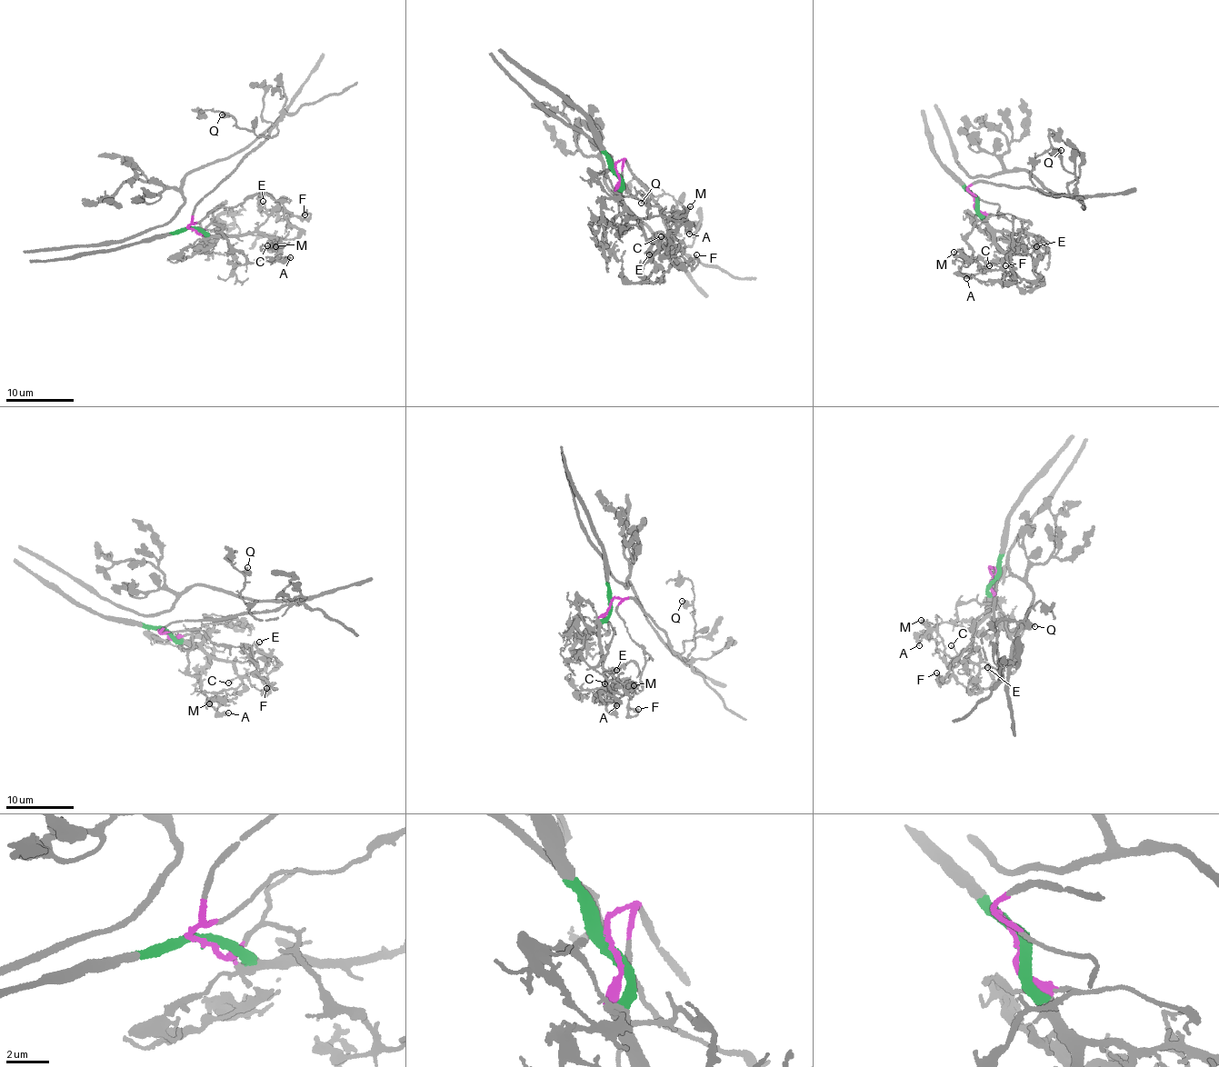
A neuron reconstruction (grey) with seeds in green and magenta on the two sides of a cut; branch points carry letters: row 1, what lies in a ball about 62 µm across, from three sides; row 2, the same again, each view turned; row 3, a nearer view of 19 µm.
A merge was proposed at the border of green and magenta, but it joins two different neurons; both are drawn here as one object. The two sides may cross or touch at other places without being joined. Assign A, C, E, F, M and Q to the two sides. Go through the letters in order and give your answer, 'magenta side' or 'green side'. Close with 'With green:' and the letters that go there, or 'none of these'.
A: magenta side
C: green side
E: green side
F: magenta side
M: green side
Q: magenta side
With green: C, E, M

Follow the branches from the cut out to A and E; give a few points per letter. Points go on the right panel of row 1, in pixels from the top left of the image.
A: (974, 198), (977, 210), (992, 214), (981, 220), (966, 238), (972, 251), (969, 261), (959, 272), (967, 278)
E: (974, 198), (995, 240), (1006, 254), (1030, 254), (1036, 246)

